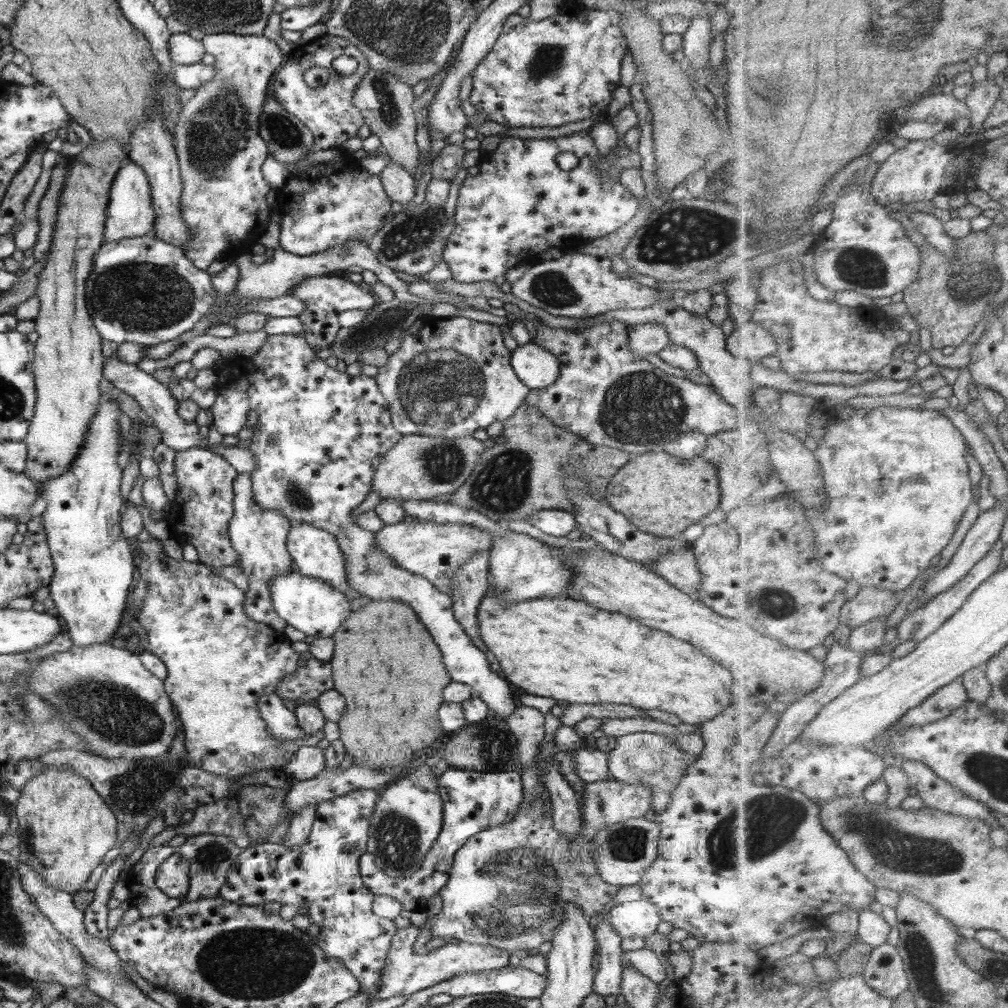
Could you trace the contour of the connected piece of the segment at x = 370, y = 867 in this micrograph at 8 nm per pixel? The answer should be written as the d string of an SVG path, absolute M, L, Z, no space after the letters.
M450 767L438 775L437 794L442 798L443 826L438 839L424 855L422 867L406 877L394 878L382 872L376 866L374 855L366 852L359 860L359 871L364 886L372 894L388 895L398 899L406 910L426 911L426 902L430 897L439 894L442 886L448 881L457 850L460 850L462 845L478 832L506 825L517 814L524 796L520 776L518 770L478 772L455 767Z

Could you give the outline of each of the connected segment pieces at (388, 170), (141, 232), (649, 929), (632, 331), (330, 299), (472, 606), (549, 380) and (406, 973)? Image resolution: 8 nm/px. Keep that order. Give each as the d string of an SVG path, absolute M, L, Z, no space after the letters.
M392 159L379 176L386 195L393 202L406 207L406 204L414 198L417 189L415 178Z
M132 161L128 165L120 167L109 191L107 218L104 224L104 242L148 235L154 226L155 211L150 197L150 183L148 183L144 169Z
M642 898L608 908L607 918L612 929L618 932L622 939L636 936L648 938L656 932L659 922L662 922L658 907Z
M660 322L630 324L626 325L626 328L628 347L635 358L642 359L650 354L658 355L671 343L666 329Z
M328 274L318 277L304 278L300 284L296 284L288 295L294 295L296 299L304 303L304 312L297 318L304 323L304 338L308 345L316 352L333 344L333 340L339 331L340 323L338 314L346 310L367 310L378 304L375 294L362 290L358 284L350 282L350 279L342 274Z
M491 550L474 554L467 564L457 570L450 594L456 621L484 653L488 648L480 638L477 615L480 603L489 590L489 560L492 555Z
M536 343L518 345L511 352L510 364L516 376L529 389L546 388L558 379L558 358Z
M413 924L407 928L397 928L391 940L386 964L382 967L382 976L378 999L386 1000L394 996L408 996L430 988L444 980L461 974L480 973L486 970L504 968L510 964L510 954L505 950L490 945L477 945L460 941L458 944L447 943L434 948L426 954L414 952L414 942L420 934L421 927Z

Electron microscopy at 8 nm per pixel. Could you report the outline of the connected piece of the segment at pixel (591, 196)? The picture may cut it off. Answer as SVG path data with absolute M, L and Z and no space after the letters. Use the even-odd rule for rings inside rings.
M588 132L574 133L573 136L564 136L563 138L534 138L533 140L523 140L522 138L512 138L502 136L502 142L493 152L482 152L480 161L478 162L479 172L475 176L467 176L462 182L458 193L458 204L456 208L456 215L453 220L456 221L456 229L450 235L448 242L443 250L443 259L448 264L452 278L458 282L484 282L484 280L493 281L497 276L506 274L510 268L514 268L516 264L521 261L527 261L528 256L538 254L547 248L560 248L562 250L577 250L587 241L592 241L596 238L606 236L618 228L622 228L624 224L638 212L639 200L626 188L619 178L612 178L606 174L598 174L598 170L594 170L594 161L598 161L598 155L601 155ZM562 152L571 152L574 156L578 157L578 165L571 170L562 170L556 163L556 156Z

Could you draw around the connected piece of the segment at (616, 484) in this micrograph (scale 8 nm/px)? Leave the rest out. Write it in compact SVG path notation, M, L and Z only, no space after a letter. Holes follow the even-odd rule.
M658 450L633 455L634 460L622 466L618 474L610 479L603 494L608 504L626 515L626 518L640 530L664 538L681 536L688 526L705 523L717 517L722 498L718 485L718 470L702 458L678 460L666 452L654 452ZM696 460L700 460L700 466L696 464Z

